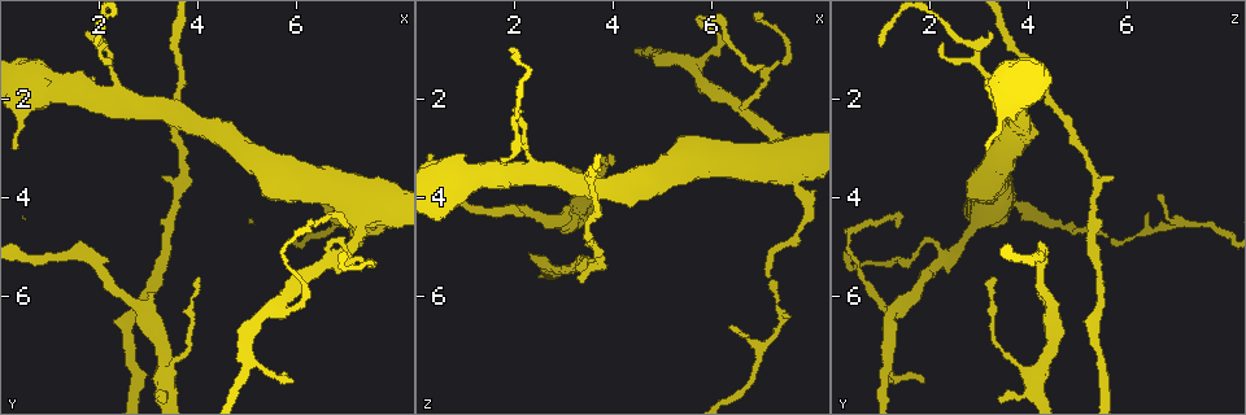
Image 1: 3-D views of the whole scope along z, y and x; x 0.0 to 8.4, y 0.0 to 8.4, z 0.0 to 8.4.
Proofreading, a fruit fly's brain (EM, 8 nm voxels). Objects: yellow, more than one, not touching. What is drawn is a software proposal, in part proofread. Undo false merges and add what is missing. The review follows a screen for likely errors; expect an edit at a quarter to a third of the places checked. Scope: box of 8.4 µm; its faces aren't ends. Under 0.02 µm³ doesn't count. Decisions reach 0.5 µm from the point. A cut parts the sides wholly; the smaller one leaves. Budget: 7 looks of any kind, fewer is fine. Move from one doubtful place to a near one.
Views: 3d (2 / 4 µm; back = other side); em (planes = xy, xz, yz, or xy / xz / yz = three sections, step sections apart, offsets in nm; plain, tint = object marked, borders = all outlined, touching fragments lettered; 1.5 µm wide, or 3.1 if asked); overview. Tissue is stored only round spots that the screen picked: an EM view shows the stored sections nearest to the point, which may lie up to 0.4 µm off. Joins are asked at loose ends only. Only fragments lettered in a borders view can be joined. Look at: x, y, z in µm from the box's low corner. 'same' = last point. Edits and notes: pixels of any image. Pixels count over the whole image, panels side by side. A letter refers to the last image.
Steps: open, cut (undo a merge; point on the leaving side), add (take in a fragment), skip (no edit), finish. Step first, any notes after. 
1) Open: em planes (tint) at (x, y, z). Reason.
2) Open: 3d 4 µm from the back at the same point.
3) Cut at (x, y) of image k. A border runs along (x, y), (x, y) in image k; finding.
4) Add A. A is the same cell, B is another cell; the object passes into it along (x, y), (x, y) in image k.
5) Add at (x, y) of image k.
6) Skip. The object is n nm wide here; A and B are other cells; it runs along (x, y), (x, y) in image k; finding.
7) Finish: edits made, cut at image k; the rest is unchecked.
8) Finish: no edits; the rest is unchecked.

Open: em planes (plain) at (5.80, 7.70, 1.90). Free end.

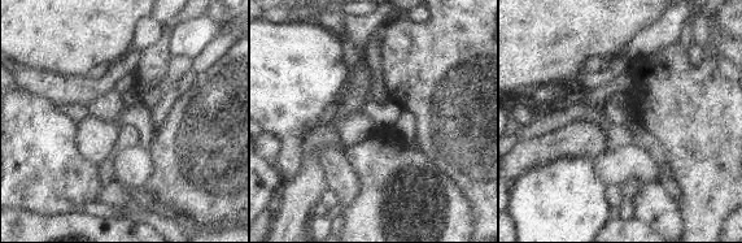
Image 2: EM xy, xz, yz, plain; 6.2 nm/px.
Open: em planes (tint) at the same point. Where the object lies.

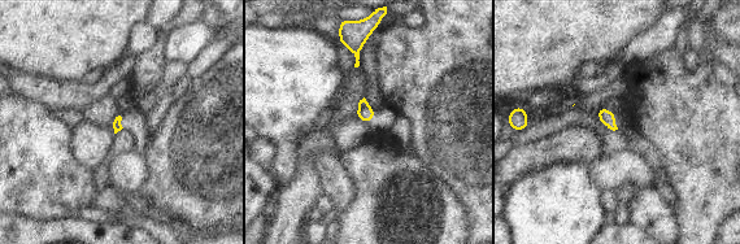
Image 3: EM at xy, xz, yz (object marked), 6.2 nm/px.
Open: em planes (borders) at the same point.

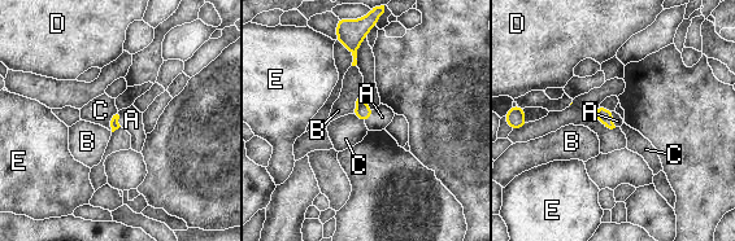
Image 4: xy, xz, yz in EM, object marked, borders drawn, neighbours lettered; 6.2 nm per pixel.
Add A. A is the same cell, B, C, D and E are other cells; the object passes into it along (604, 115), (613, 118), (617, 121) in image 4; it goes on there.

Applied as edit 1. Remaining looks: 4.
Open: overview.

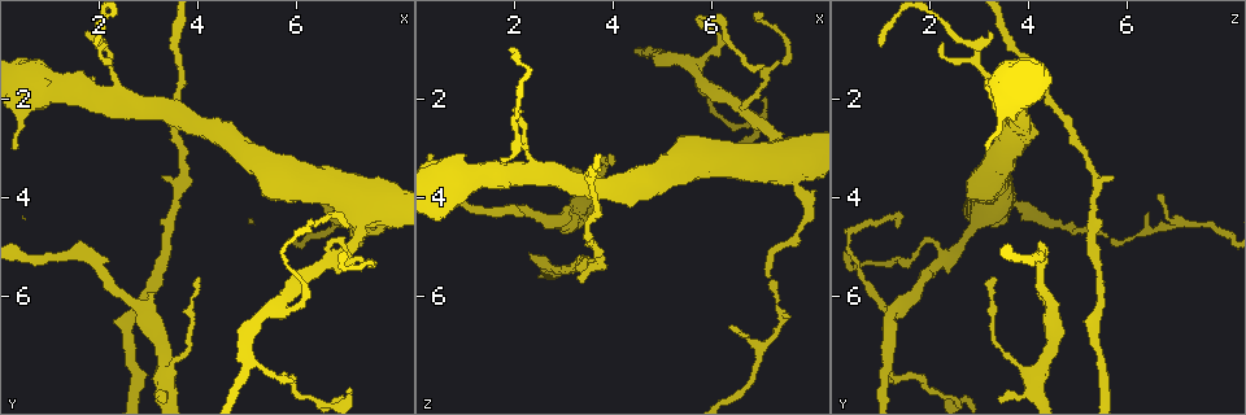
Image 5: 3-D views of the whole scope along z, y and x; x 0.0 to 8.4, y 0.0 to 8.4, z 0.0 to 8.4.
Open: em planes (borders) at (7.20, 4.90, 5.60). Tapers out.

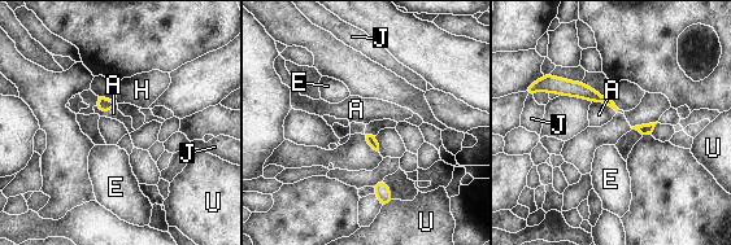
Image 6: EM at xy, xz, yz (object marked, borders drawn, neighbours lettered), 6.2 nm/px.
Skip. A, E, H, J and U are other cells; it runs along (548, 87), (575, 88), (605, 100) in image 6; no lettered fragment goes on from it.

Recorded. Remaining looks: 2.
Finish: edits made, add at image 4; the rest is unchecked.

